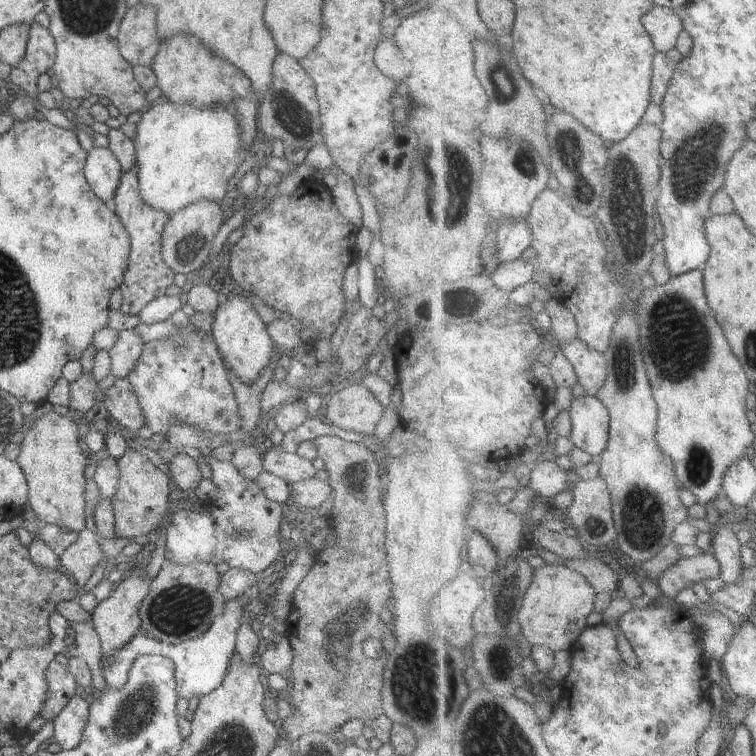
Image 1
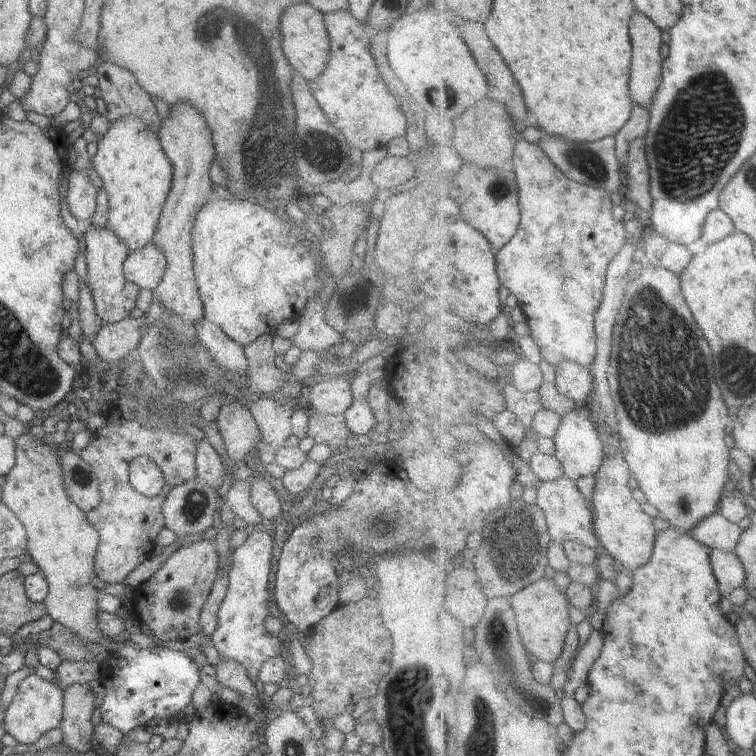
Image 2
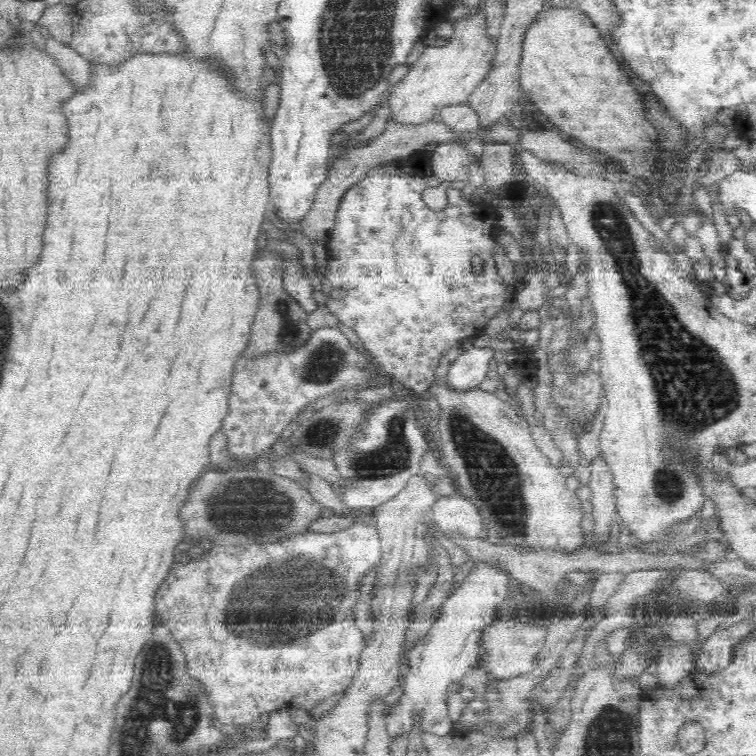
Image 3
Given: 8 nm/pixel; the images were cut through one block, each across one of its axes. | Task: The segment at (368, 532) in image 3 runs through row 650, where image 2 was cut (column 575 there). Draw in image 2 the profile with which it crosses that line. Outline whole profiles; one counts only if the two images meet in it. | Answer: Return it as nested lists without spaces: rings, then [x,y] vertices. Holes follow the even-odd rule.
[[[526,140],[520,142],[520,144],[516,146],[515,160],[518,164],[514,164],[514,166],[518,166],[518,168],[514,169],[522,192],[522,232],[518,232],[518,236],[516,236],[504,250],[501,250],[497,254],[498,272],[500,273],[501,284],[508,288],[515,296],[518,296],[518,304],[528,318],[532,330],[532,337],[541,349],[542,358],[557,366],[565,361],[573,360],[592,368],[593,364],[597,362],[599,353],[599,344],[597,343],[597,312],[601,310],[600,303],[605,296],[609,268],[611,267],[613,260],[618,258],[618,254],[620,254],[621,250],[629,242],[630,235],[626,231],[625,223],[622,224],[622,222],[618,222],[618,220],[614,218],[614,214],[612,214],[614,204],[612,204],[612,198],[610,198],[611,194],[609,192],[606,192],[601,188],[590,188],[588,185],[582,186],[579,182],[572,180],[560,167],[556,166],[556,164],[552,164],[552,160],[542,152],[540,146],[540,144],[532,144],[526,142]],[[542,160],[550,162],[550,168],[538,168],[538,164],[540,164]]]

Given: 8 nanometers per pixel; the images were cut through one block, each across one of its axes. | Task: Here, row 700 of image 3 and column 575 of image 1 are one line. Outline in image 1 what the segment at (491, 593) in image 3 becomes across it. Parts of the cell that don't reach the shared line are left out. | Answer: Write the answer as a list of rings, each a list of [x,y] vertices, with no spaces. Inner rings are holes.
[[[597,395],[573,398],[570,408],[573,419],[571,441],[574,446],[600,459],[611,438],[611,413]]]

